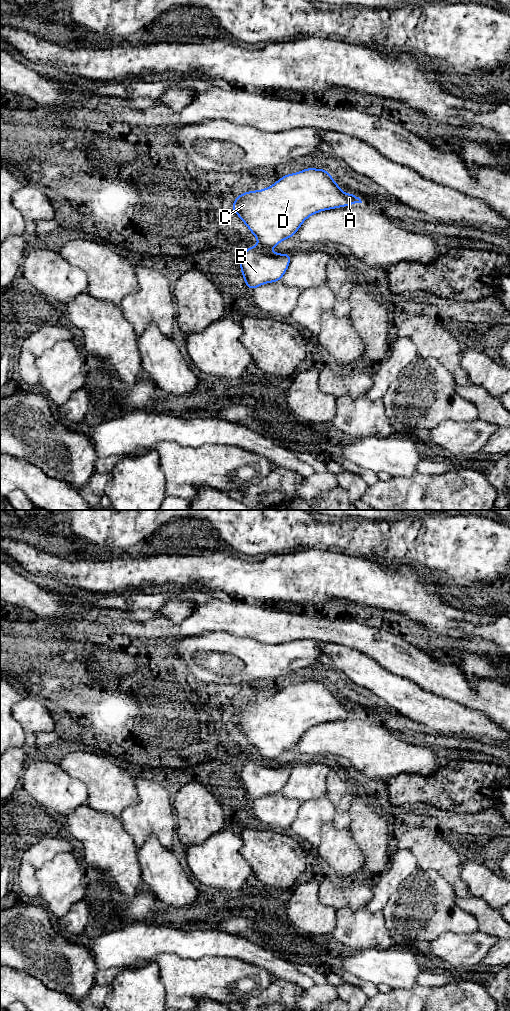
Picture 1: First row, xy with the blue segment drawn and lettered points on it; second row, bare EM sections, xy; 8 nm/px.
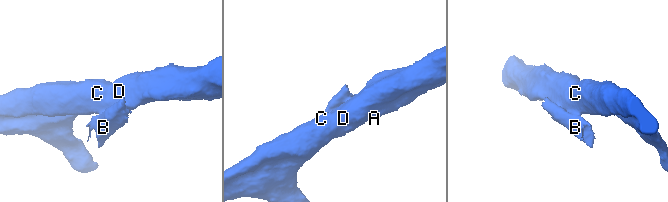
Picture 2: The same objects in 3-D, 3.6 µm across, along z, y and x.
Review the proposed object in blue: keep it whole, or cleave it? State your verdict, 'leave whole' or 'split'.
split

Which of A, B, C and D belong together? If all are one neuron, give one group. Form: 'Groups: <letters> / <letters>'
Groups: A C D / B

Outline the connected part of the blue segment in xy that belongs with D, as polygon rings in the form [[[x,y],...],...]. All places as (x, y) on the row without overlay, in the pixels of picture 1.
[[[306,680],[282,688],[263,702],[248,703],[236,708],[232,723],[256,748],[258,759],[267,762],[293,749],[308,729],[324,722],[357,715],[362,715],[361,711],[352,705],[344,705],[329,684],[322,680]]]

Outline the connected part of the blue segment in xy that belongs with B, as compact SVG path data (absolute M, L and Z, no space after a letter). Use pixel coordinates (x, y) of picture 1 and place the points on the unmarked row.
M249 758L240 770L240 782L245 797L254 802L260 797L280 793L290 773L290 765L280 766Z

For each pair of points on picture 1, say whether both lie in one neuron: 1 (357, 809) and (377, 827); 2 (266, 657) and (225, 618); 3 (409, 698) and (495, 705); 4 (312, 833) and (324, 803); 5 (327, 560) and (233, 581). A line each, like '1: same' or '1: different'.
1: same
2: different
3: different
4: same
5: same

